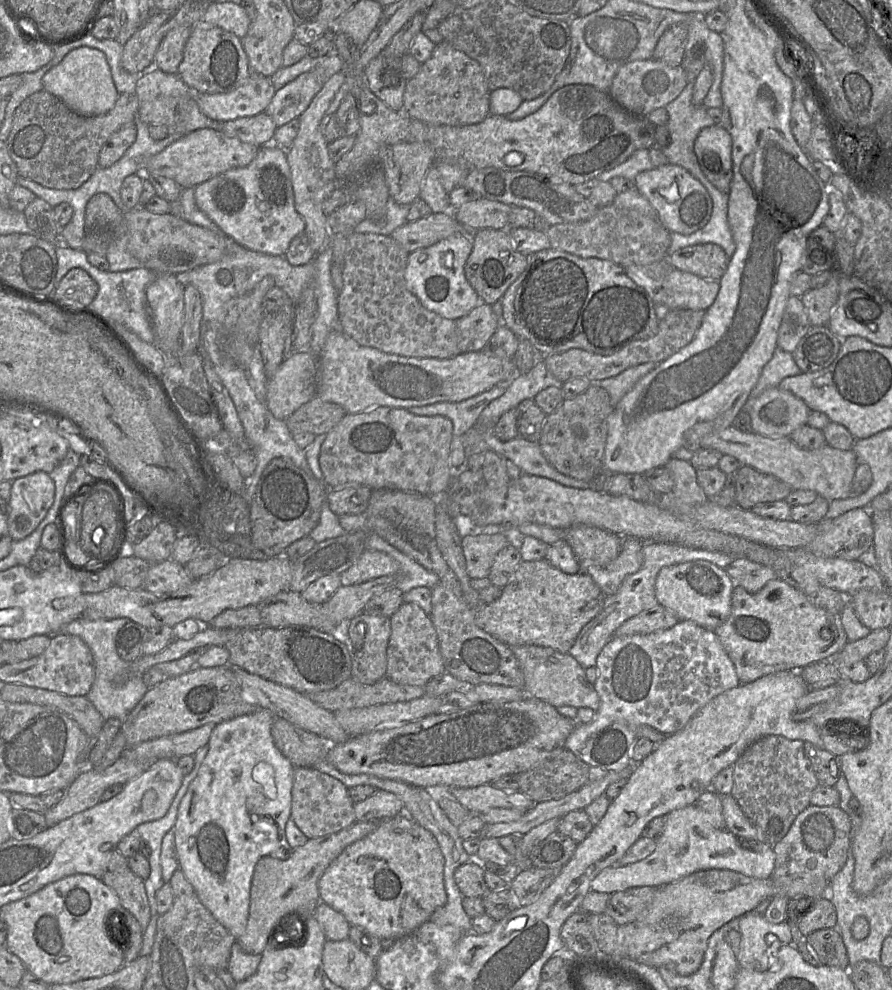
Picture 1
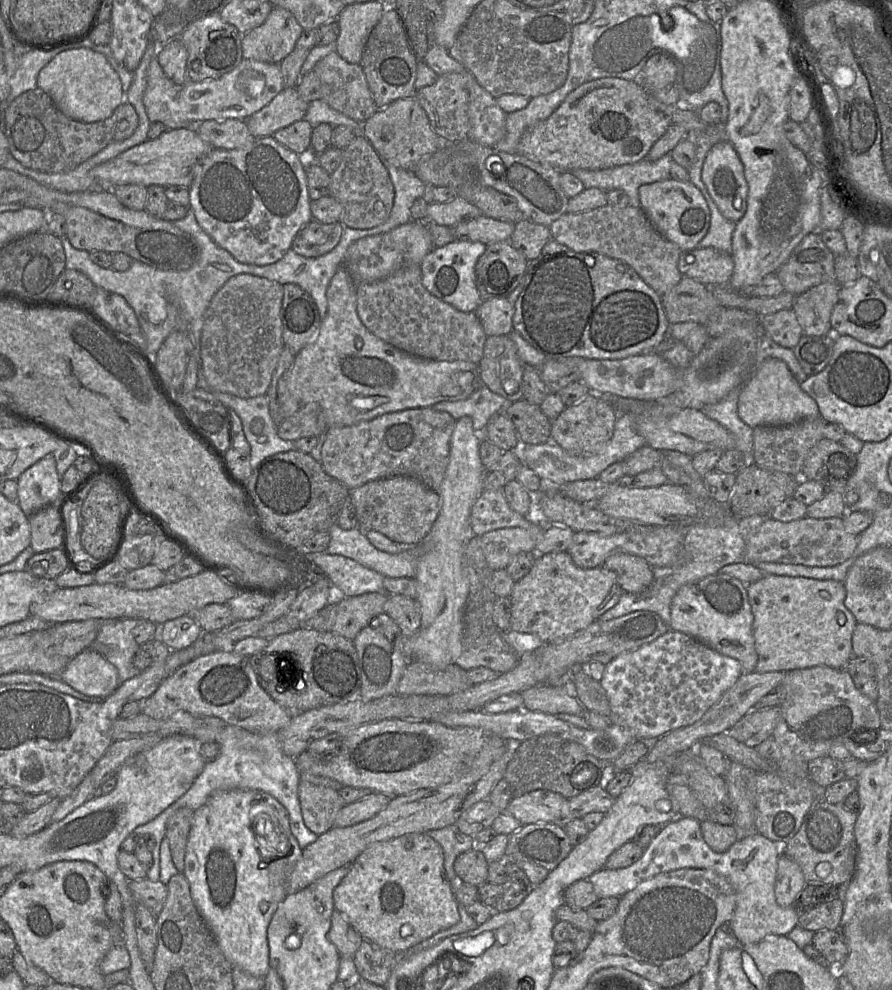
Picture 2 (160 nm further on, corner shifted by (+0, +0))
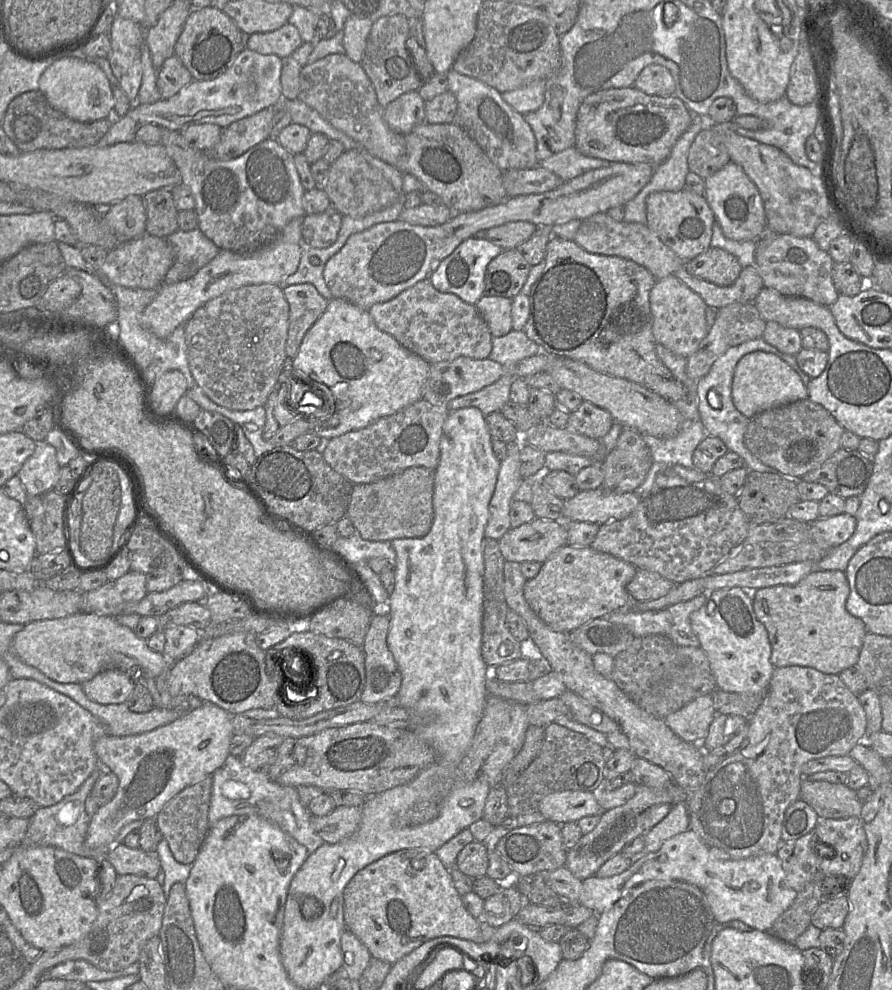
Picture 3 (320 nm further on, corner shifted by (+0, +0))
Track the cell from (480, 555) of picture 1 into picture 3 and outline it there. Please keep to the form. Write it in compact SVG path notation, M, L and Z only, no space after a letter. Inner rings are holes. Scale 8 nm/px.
M533 519L511 528L499 540L505 561L544 563L555 551L567 545L567 527L562 521Z

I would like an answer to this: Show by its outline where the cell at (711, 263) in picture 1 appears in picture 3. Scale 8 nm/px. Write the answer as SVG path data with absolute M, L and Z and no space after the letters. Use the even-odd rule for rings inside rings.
M709 248L684 262L691 275L718 286L733 284L741 273L737 258L722 248Z

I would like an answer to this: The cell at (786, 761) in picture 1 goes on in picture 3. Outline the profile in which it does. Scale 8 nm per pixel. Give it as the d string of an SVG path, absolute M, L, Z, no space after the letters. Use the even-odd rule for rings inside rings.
M797 799L785 811L782 826L782 841L796 840L814 829L819 817L805 801Z

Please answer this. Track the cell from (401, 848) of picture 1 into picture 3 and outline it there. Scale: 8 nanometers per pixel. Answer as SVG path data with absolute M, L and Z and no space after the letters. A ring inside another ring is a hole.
M426 848L399 850L370 863L343 892L347 929L368 948L372 957L393 965L426 941L452 936L482 943L479 920L464 907L448 869L436 852Z

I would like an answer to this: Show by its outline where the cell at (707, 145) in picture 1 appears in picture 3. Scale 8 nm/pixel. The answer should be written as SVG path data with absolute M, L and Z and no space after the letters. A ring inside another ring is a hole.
M730 161L704 182L704 197L725 237L735 241L757 241L766 228L764 204L756 186L743 169Z

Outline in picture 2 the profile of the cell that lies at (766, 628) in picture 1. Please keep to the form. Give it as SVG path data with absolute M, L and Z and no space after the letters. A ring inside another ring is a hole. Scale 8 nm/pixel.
M765 575L759 581L747 584L747 594L753 614L753 635L758 654L755 672L787 672L814 666L843 669L853 657L852 635L857 621L845 607L846 589L843 582Z

